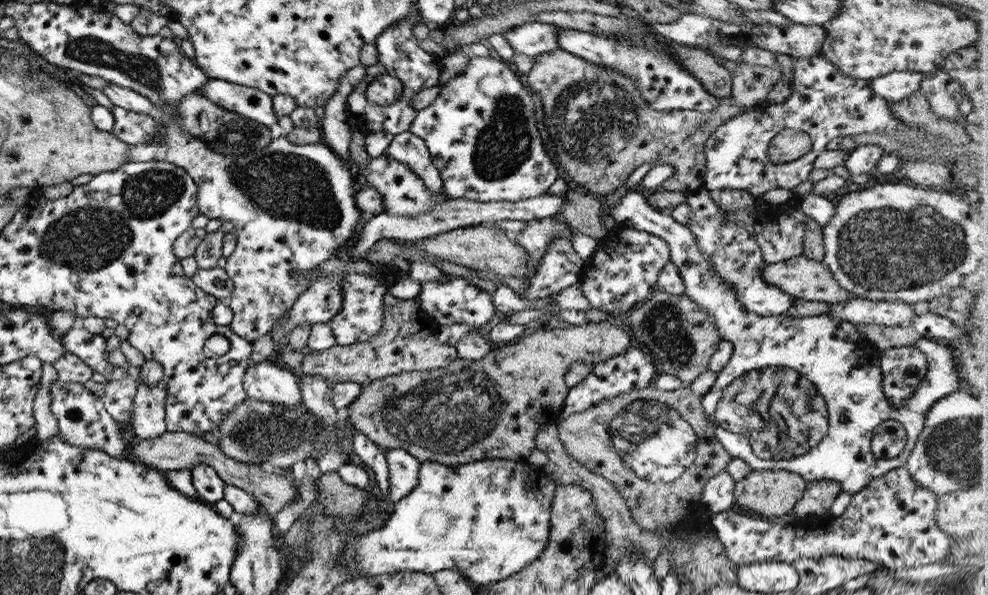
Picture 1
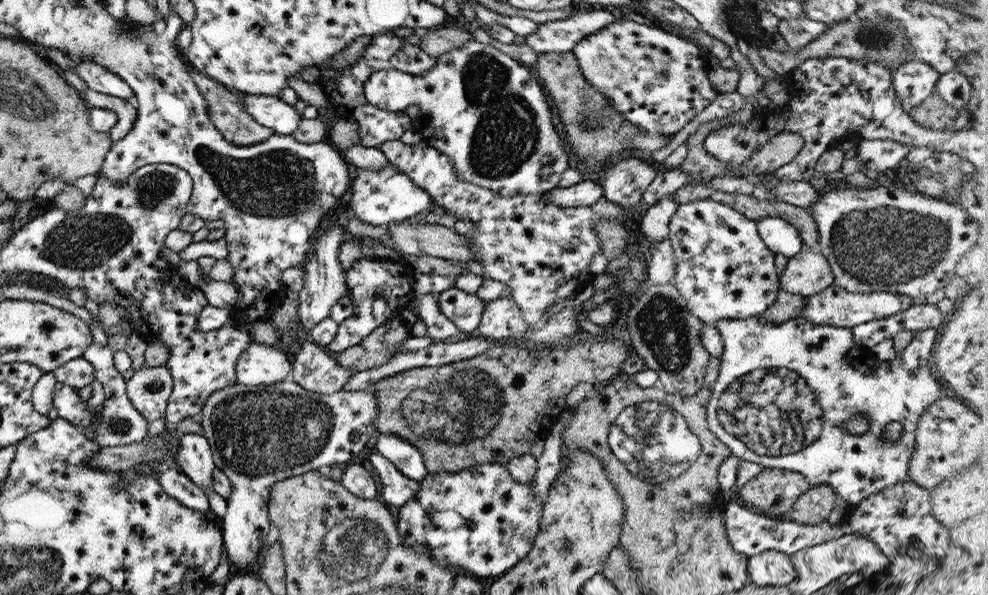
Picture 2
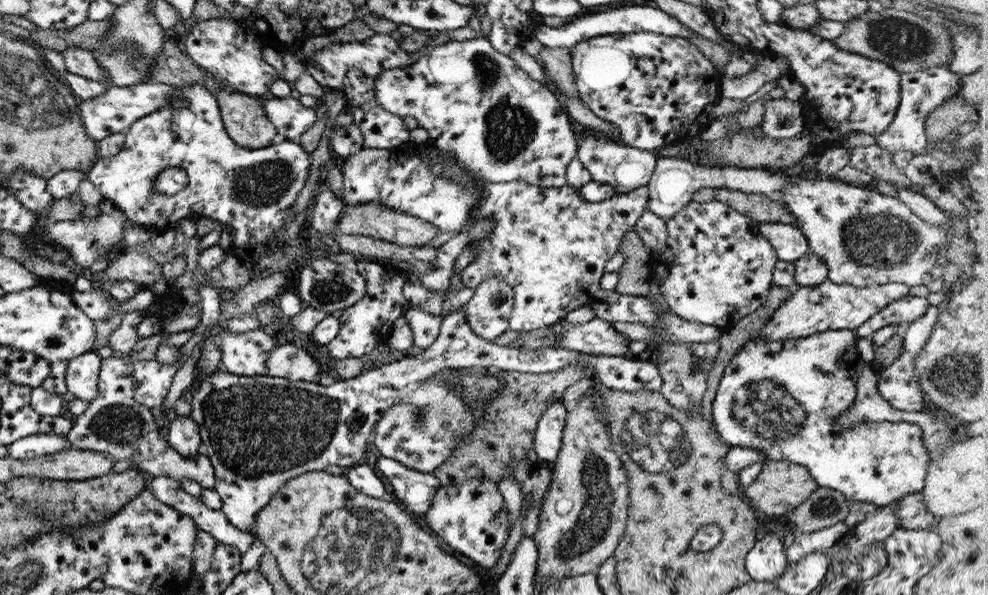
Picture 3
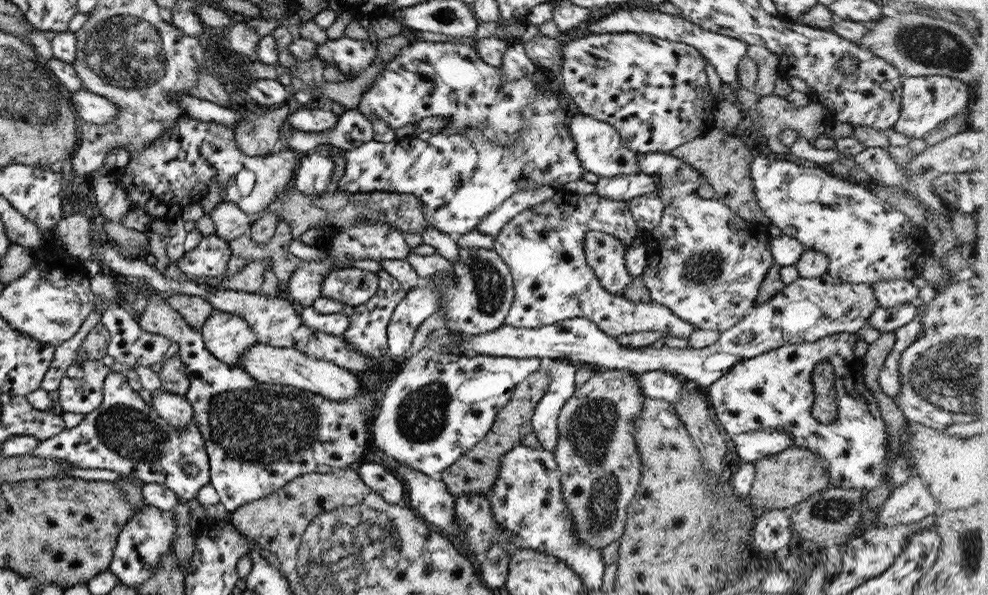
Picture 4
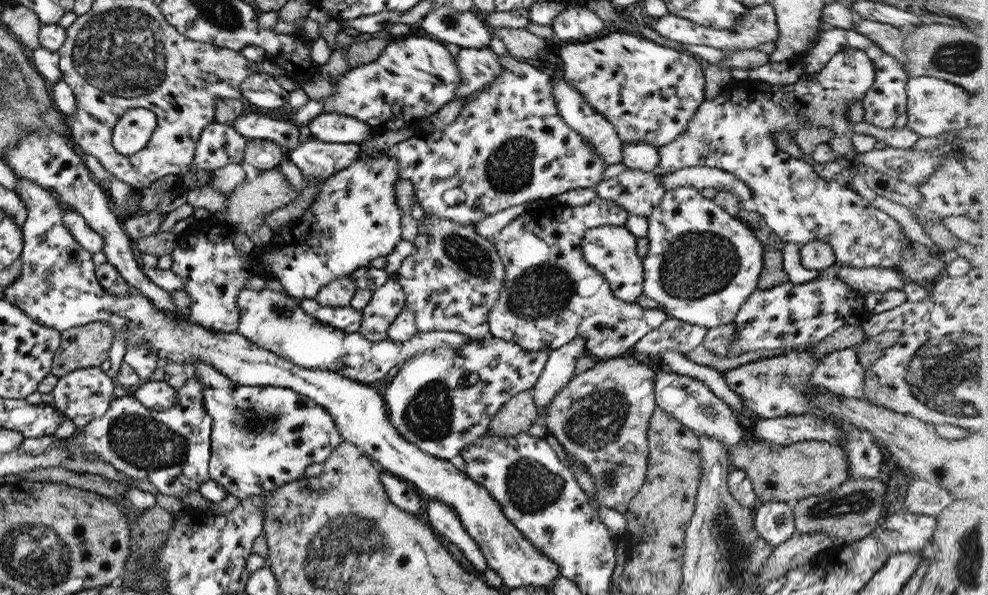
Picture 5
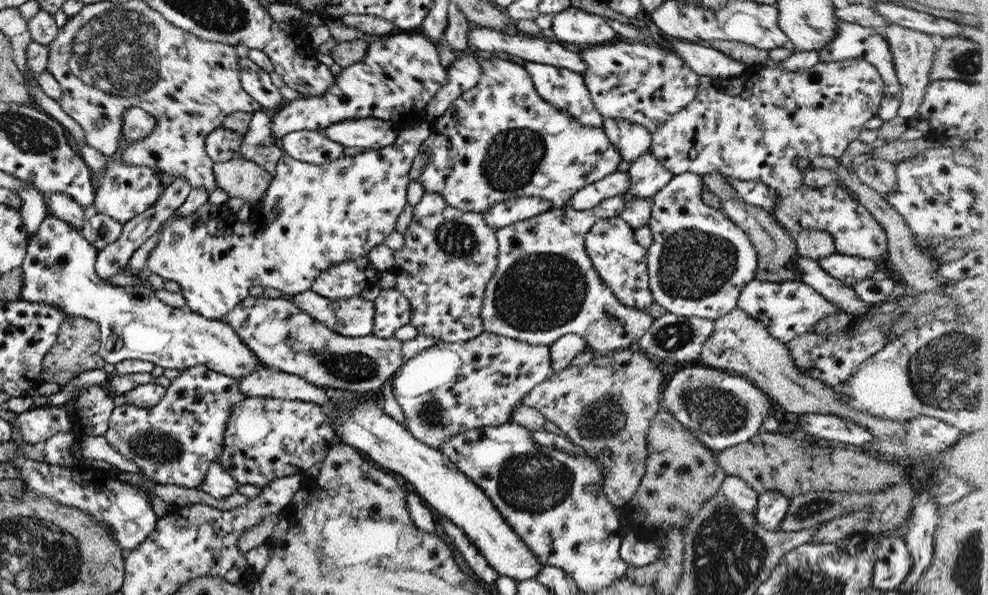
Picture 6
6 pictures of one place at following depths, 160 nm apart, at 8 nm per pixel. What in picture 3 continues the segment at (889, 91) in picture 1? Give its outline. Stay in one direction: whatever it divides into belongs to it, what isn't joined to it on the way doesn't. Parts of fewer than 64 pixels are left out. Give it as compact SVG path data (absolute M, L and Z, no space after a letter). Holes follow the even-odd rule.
M932 66L922 71L900 74L899 102L889 126L875 137L876 145L891 154L895 152L913 152L917 154L926 148L923 132L927 114L936 106L944 103L949 97L957 99L960 75L951 72L946 66Z

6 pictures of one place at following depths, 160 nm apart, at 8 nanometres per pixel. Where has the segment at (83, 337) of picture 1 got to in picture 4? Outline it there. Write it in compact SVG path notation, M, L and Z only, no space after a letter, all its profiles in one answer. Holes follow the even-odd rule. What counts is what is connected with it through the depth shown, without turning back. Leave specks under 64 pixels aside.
M109 371L102 380L102 399L97 408L83 415L81 421L74 427L64 429L47 440L38 441L38 445L29 455L41 457L52 461L59 461L77 468L105 468L113 470L119 476L132 474L143 483L162 484L165 488L172 490L182 502L195 498L201 486L209 485L208 456L204 447L204 440L192 418L185 428L169 426L151 408L145 396L133 392L128 385L127 379L121 373ZM184 466L195 466L197 472L191 477L179 475L179 468Z

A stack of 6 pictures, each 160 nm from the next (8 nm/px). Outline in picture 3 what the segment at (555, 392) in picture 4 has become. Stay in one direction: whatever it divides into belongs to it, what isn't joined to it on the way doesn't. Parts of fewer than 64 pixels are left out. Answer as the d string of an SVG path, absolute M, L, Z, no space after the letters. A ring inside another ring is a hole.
M556 400L539 415L533 431L532 448L538 459L552 464L561 446L562 430L566 419L566 407Z

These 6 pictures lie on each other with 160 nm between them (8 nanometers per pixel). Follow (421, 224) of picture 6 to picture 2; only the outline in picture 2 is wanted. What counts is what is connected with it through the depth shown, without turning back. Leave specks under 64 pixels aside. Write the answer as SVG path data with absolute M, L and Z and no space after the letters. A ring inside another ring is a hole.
M493 299L483 302L480 321L474 335L494 341L519 336L531 330L522 317L522 312L511 299Z

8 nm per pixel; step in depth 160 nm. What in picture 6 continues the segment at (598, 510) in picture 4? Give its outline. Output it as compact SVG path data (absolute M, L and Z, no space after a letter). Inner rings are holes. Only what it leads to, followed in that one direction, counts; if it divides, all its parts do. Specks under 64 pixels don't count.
M632 347L605 355L598 354L589 363L579 367L567 366L536 384L521 402L540 412L545 420L553 422L574 446L582 449L584 454L601 465L602 494L611 505L621 511L637 490L644 475L646 432L652 418L661 408L660 392L665 381L665 376L658 370L655 362Z

